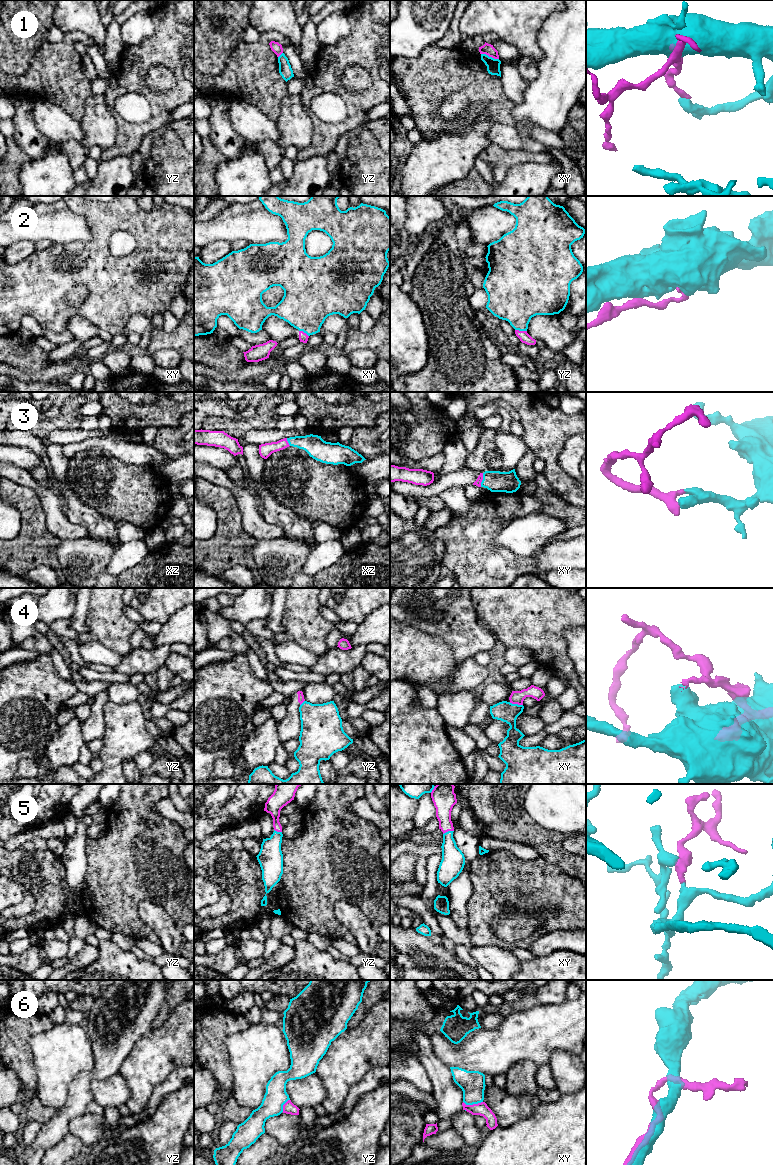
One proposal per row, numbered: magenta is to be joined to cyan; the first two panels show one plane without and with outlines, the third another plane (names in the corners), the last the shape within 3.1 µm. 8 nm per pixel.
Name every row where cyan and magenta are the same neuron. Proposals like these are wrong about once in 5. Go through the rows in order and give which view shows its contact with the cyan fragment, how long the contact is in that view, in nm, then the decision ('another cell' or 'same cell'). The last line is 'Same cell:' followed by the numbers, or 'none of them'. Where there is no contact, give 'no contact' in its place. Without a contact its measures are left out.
1: xy | 150 nm | another cell
2: yz | 100 nm | same cell
3: xy | 110 nm | same cell
4: xy | 110 nm | same cell
5: xy | 90 nm | same cell
6: xy | 160 nm | another cell
Same cell: 2, 3, 4, 5

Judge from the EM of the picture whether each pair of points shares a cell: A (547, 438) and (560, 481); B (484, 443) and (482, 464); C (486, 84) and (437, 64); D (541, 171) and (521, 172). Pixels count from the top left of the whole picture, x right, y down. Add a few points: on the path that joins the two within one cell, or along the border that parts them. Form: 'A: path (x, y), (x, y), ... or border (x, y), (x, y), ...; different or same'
A: path (549, 449), (553, 470); same
B: path (484, 448), (482, 459); same
C: path (474, 80), (466, 72), (449, 70); same
D: path (536, 172), (526, 172); same

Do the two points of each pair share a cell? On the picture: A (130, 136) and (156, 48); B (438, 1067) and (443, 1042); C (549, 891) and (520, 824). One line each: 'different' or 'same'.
A: same
B: different
C: different

